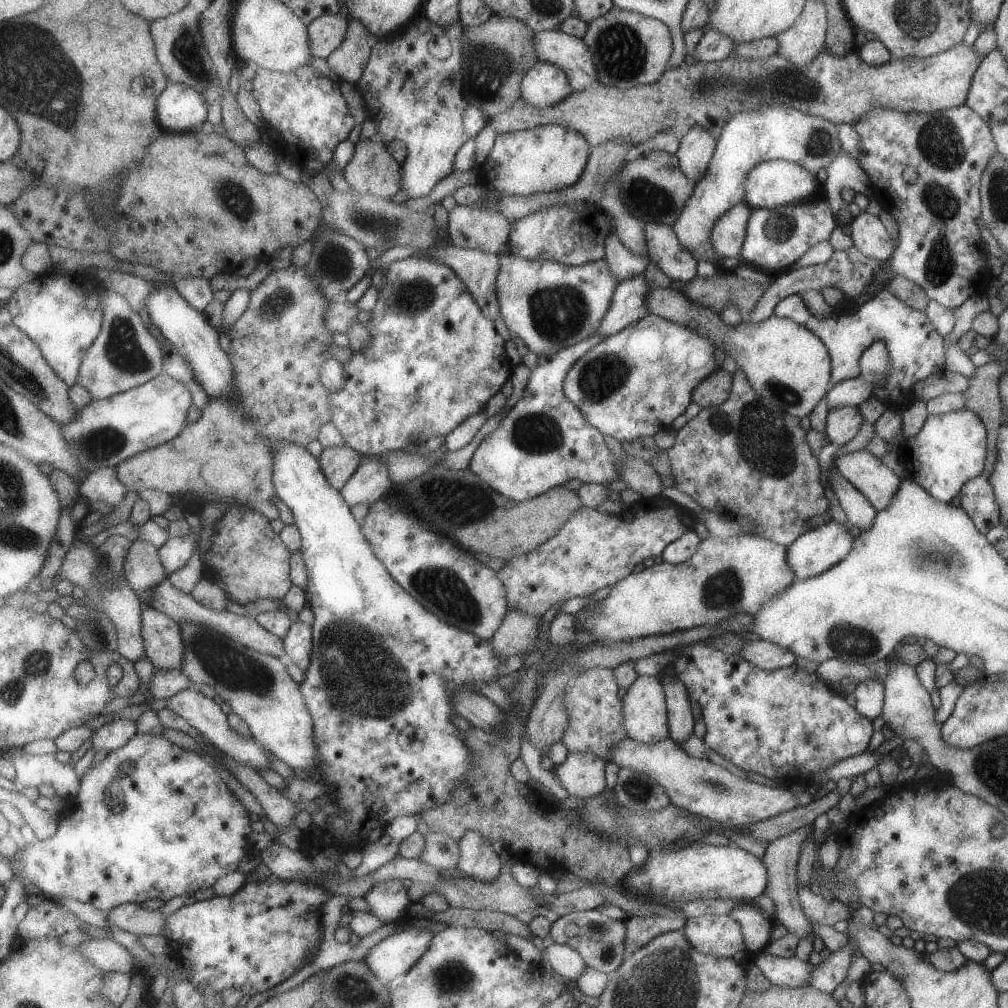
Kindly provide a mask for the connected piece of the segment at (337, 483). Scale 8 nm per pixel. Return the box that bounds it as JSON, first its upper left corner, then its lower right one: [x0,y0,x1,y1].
[320,445,365,491]

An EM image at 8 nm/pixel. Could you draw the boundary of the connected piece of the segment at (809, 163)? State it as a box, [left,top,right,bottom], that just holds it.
[673,104,843,264]

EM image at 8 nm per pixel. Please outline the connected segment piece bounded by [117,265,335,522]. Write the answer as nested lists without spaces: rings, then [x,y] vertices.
[[[290,266],[285,270],[274,271],[266,281],[256,289],[252,294],[252,303],[248,308],[248,312],[232,326],[228,332],[232,341],[234,342],[232,350],[229,351],[230,356],[234,360],[234,368],[237,369],[238,374],[238,390],[240,390],[240,396],[236,396],[234,400],[228,400],[228,398],[211,398],[211,402],[208,402],[206,410],[203,410],[203,418],[196,422],[196,424],[189,424],[185,432],[178,436],[174,442],[164,444],[160,448],[154,448],[148,452],[142,452],[134,458],[130,458],[126,463],[120,464],[118,468],[118,474],[120,474],[120,479],[130,491],[143,491],[143,490],[156,490],[164,493],[168,493],[171,496],[177,493],[203,493],[212,496],[214,499],[219,499],[222,501],[227,501],[230,504],[238,503],[246,507],[252,504],[252,508],[258,512],[262,512],[266,518],[270,521],[278,521],[280,519],[280,508],[272,502],[274,497],[277,496],[277,488],[274,482],[274,464],[276,464],[276,458],[274,458],[274,448],[272,442],[273,434],[278,434],[281,440],[288,440],[288,442],[296,442],[297,444],[302,444],[308,447],[314,440],[320,439],[322,430],[333,421],[334,417],[334,404],[332,398],[330,398],[331,391],[326,388],[325,382],[322,380],[322,366],[326,363],[326,351],[330,351],[334,346],[334,332],[329,328],[329,324],[326,324],[326,316],[330,311],[330,304],[333,300],[326,298],[326,294],[322,292],[322,288],[318,286],[320,282],[310,276],[308,268],[300,268],[300,266]]]

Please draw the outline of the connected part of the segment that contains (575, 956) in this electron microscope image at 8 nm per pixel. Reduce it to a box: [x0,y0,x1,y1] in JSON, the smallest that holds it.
[543,941,588,982]

